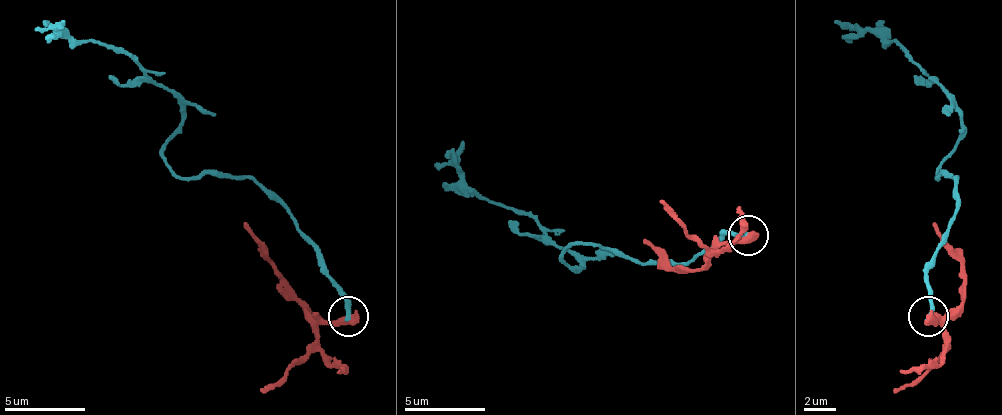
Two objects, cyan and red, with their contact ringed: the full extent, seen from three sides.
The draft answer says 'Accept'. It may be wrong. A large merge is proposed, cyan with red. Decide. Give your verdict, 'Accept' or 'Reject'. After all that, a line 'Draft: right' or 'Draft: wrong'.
Reject
Draft: wrong

